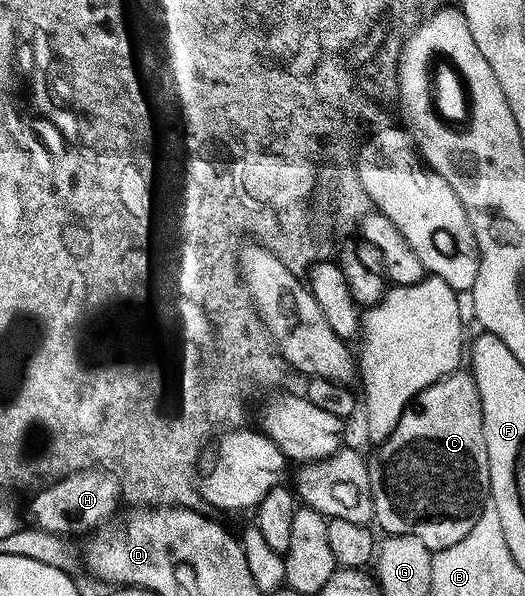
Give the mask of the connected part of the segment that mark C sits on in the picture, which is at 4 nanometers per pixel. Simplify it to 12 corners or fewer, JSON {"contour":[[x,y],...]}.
{"contour":[[469,371],[420,393],[369,461],[374,524],[432,551],[491,491]]}

